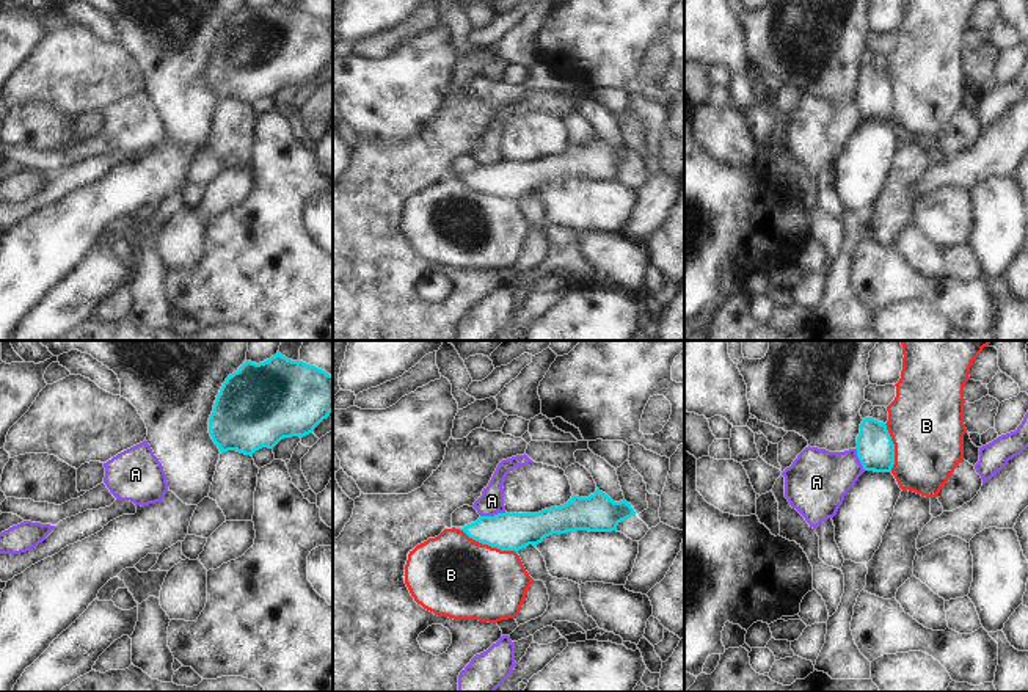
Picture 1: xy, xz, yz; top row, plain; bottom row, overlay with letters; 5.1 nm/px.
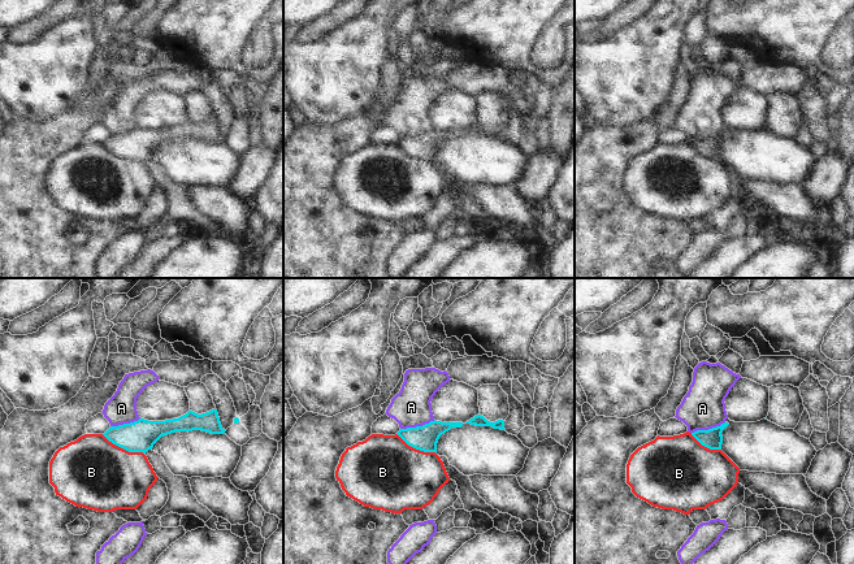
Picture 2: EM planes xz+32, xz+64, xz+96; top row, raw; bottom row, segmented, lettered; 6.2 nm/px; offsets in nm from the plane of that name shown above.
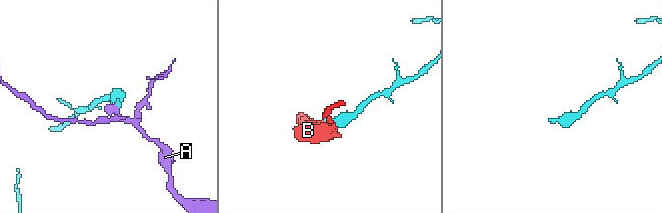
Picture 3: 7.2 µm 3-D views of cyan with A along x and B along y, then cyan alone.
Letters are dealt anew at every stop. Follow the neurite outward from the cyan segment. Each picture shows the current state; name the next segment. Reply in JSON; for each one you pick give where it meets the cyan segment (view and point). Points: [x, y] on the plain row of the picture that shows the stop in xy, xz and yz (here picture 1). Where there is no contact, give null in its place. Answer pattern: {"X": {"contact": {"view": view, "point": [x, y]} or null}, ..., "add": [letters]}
{"add": []}

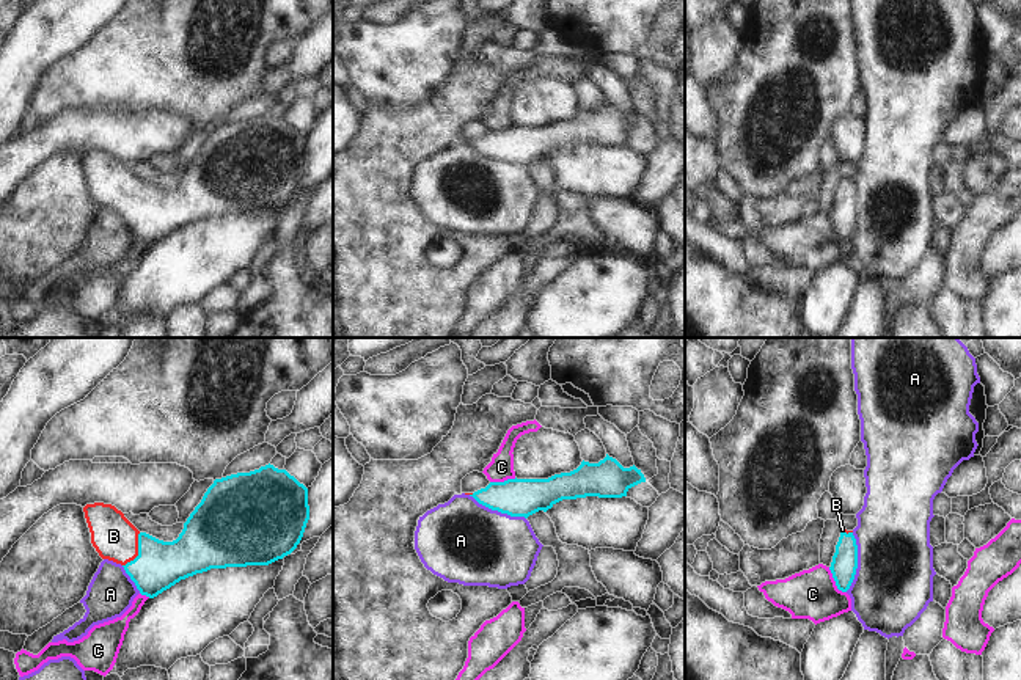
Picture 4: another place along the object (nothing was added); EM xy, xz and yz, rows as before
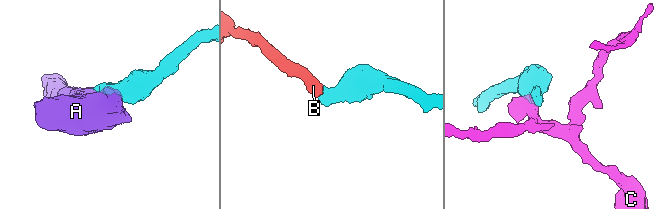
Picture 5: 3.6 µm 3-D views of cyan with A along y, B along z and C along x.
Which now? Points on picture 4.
{"B": {"contact": {"view": "xy", "point": [139, 200]}}, "add": ["B"]}

